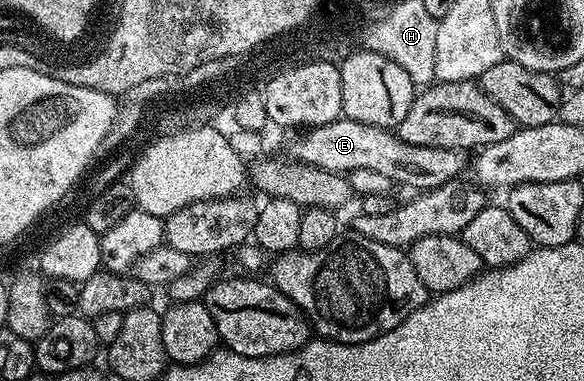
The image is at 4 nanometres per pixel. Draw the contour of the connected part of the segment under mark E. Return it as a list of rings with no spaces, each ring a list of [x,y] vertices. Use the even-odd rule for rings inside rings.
[[[341,118],[326,122],[317,128],[307,129],[293,146],[291,155],[303,164],[321,168],[327,172],[347,174],[354,170],[374,170],[386,174],[395,185],[405,184],[412,190],[427,190],[449,184],[457,179],[464,168],[465,153],[458,148],[434,146],[410,146],[402,142],[395,131],[362,122]]]

